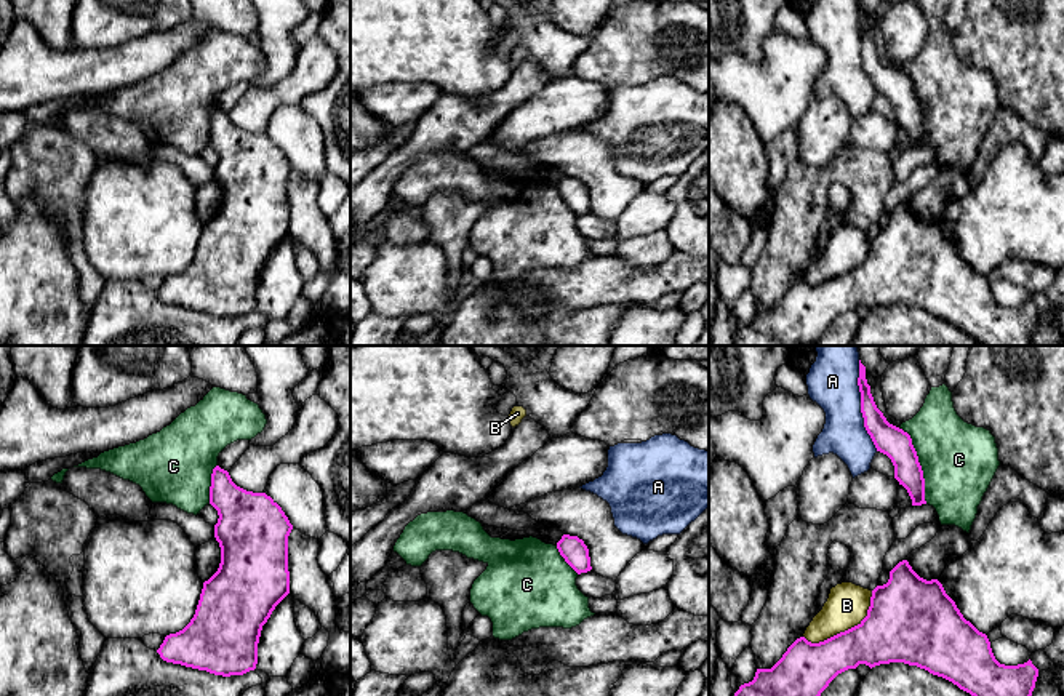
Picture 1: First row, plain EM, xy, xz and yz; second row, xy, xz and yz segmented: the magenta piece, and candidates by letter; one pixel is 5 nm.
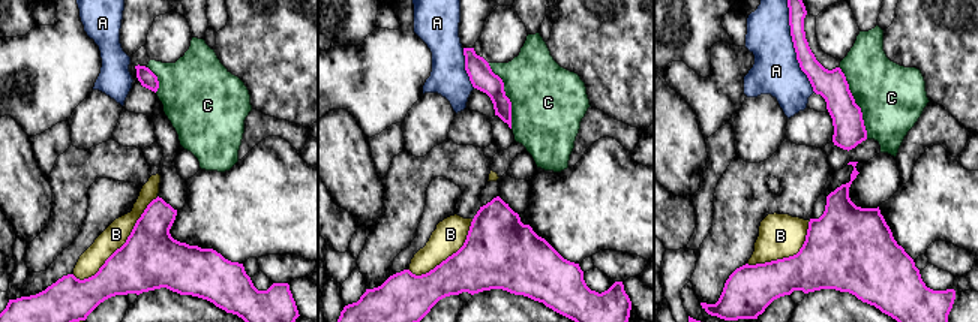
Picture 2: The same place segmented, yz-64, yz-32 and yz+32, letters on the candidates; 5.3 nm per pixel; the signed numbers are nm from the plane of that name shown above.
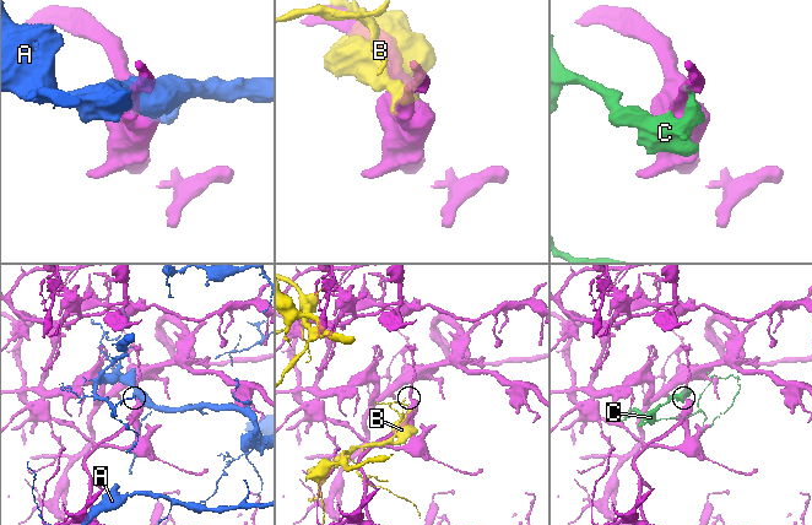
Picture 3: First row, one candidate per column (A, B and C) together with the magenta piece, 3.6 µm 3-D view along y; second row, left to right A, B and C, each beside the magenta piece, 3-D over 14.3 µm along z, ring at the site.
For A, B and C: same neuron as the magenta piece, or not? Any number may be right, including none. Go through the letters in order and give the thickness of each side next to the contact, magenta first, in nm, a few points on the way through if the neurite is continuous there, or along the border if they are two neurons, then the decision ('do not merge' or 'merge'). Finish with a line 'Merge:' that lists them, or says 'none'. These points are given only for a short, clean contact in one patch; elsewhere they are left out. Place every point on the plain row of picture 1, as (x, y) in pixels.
A: 150 nm thick on the magenta side, 260 nm on the other; do not merge
B: 340 nm thick on the magenta side, 200 nm on the other; do not merge
C: 150 nm thick on the magenta side, 380 nm on the other; merge
Merge: C

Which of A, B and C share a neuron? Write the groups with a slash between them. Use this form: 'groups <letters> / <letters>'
groups A / B / C

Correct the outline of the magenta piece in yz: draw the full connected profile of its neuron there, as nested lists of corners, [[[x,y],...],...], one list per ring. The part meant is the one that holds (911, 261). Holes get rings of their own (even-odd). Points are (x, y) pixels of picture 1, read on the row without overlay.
[[[902,202],[890,213],[888,224],[872,232],[867,258],[858,267],[819,285],[811,285],[805,278],[797,280],[771,310],[757,310],[754,322],[739,328],[733,338],[733,346],[810,346],[838,315],[856,310],[859,306],[872,310],[890,304],[917,307],[942,318],[974,338],[981,346],[1030,346],[1038,318],[1038,310],[1030,301],[1018,307],[1000,306],[992,294],[987,277],[963,259],[942,226],[938,221],[920,219],[909,203]]]

